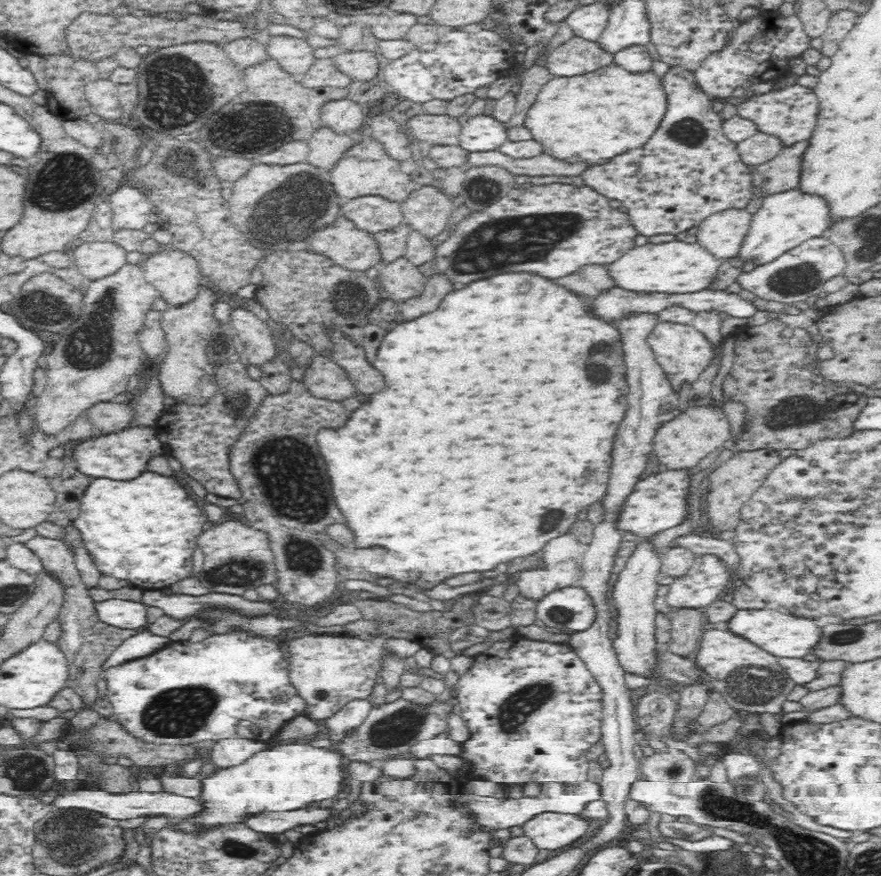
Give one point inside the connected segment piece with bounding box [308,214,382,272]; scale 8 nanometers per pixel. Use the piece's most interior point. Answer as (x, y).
(356, 250)

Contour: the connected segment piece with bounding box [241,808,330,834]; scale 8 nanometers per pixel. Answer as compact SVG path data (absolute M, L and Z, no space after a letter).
M294 810L294 812L250 813L241 822L248 828L264 834L280 834L300 824L314 824L328 816L328 810Z

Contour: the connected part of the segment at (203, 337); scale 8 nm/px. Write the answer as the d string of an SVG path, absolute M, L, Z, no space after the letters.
M201 285L198 296L190 304L184 304L180 308L171 307L162 312L161 327L167 346L158 364L157 381L162 395L172 398L176 405L204 407L210 403L211 398L219 394L216 376L218 364L212 363L210 356L206 355L206 344L219 331L214 318L214 304L220 299L216 292Z

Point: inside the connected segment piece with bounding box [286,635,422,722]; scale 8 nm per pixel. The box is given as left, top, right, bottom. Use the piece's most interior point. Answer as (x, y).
(327, 671)

